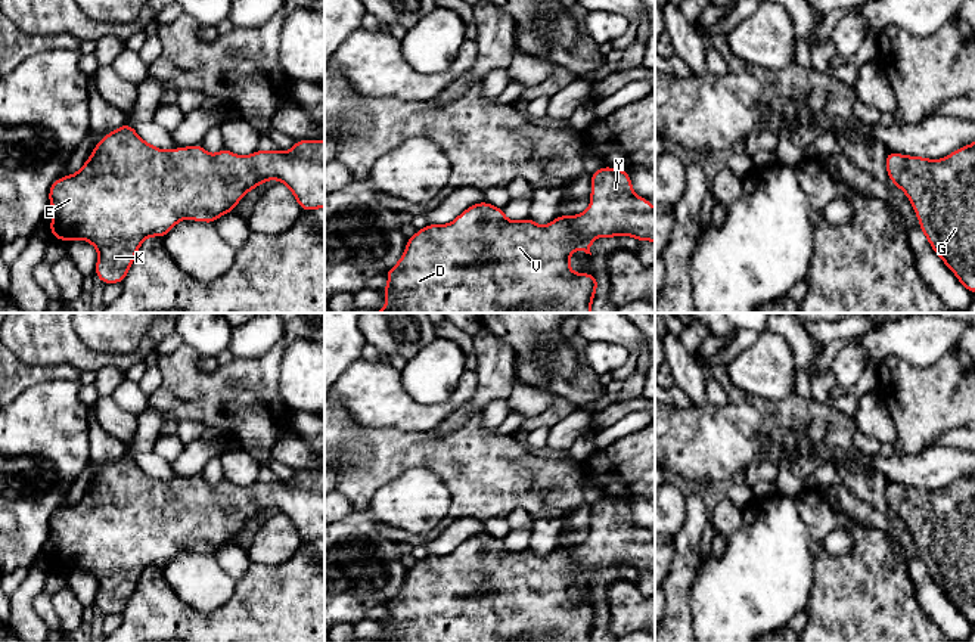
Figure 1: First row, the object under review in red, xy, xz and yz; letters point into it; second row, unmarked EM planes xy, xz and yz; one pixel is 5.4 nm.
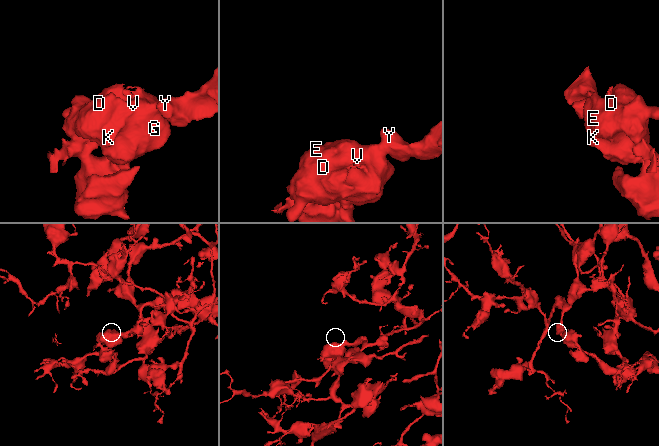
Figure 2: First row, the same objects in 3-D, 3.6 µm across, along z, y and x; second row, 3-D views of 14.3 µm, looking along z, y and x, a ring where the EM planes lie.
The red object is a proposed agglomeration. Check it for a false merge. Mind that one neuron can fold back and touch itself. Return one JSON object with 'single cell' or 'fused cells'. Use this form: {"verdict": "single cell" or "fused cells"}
{"verdict": "single cell"}

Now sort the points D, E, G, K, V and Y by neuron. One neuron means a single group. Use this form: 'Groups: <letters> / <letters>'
Groups: D E G K V Y

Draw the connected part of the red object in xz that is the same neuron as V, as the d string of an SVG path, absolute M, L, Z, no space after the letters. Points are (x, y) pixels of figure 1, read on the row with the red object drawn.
M602 167L591 174L590 207L580 215L559 215L544 227L528 217L510 221L503 208L478 202L450 224L428 224L407 239L401 260L385 275L389 283L382 289L386 306L376 313L591 313L597 279L590 273L569 270L569 257L580 246L590 254L596 236L615 239L627 235L639 242L655 242L655 208L633 192L628 171Z

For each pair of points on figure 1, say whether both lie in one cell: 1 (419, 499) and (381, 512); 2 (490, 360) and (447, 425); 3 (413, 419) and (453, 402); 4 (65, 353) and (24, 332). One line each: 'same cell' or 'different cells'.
1: same cell
2: same cell
3: same cell
4: same cell

